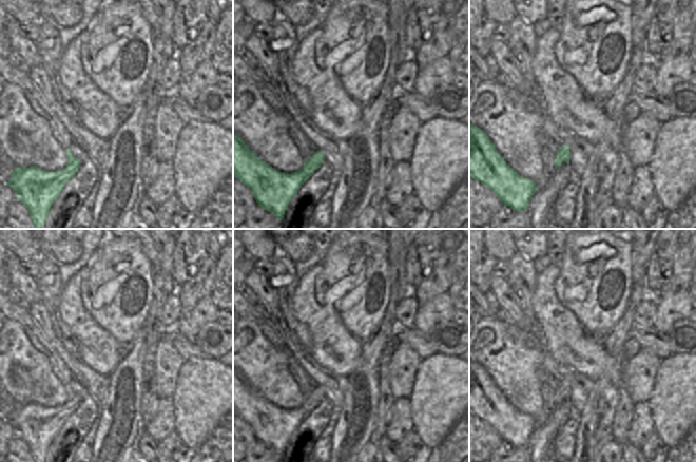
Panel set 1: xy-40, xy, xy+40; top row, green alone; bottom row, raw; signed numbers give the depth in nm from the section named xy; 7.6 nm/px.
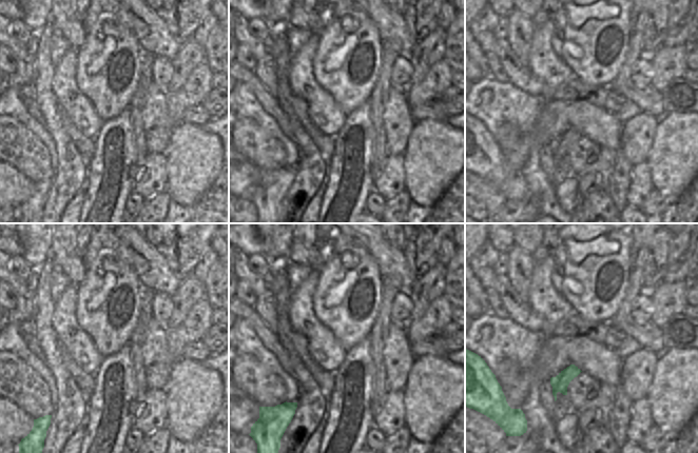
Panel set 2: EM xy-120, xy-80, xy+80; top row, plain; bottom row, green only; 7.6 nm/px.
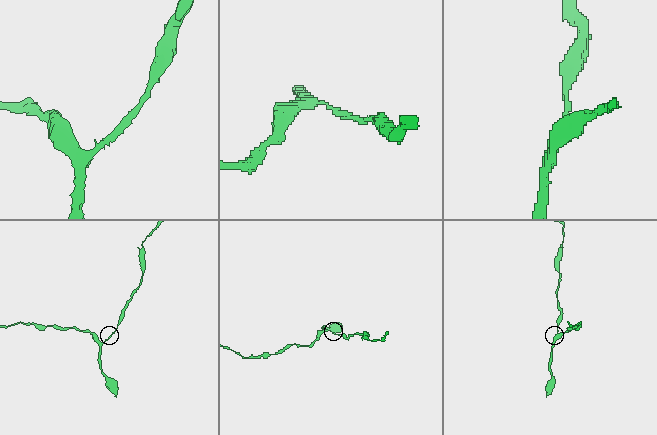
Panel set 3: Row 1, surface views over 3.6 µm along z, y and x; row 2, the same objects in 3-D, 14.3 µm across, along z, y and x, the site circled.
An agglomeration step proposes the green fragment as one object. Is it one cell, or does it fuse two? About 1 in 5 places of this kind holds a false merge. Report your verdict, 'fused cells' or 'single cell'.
single cell

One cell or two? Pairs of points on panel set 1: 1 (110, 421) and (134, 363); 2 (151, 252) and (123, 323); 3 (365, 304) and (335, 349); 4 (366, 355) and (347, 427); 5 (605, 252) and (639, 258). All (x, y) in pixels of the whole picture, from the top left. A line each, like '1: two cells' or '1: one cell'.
1: one cell
2: two cells
3: two cells
4: one cell
5: two cells

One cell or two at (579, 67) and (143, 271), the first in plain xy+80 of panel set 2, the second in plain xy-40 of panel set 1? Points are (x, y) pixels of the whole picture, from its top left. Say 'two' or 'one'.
one

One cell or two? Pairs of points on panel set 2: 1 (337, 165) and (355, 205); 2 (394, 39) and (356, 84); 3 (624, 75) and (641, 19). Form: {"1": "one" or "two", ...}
{"1": "one", "2": "two", "3": "one"}

